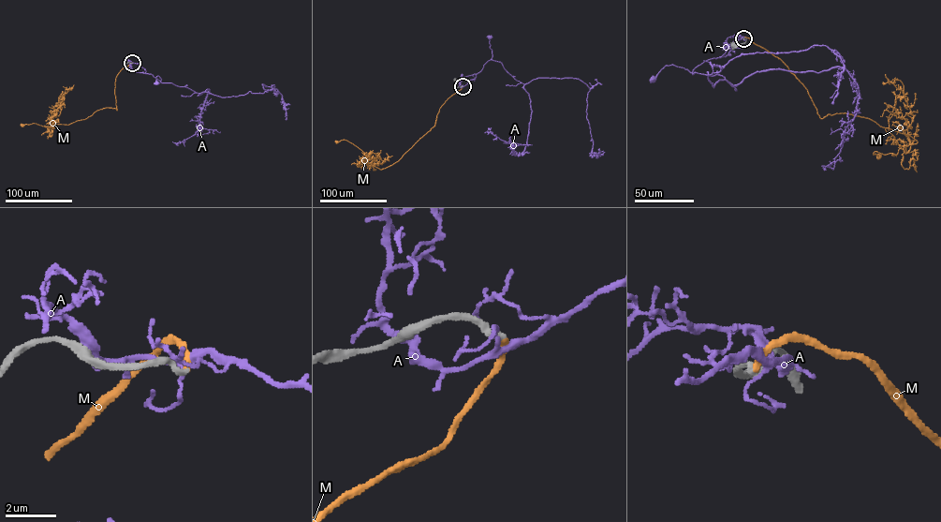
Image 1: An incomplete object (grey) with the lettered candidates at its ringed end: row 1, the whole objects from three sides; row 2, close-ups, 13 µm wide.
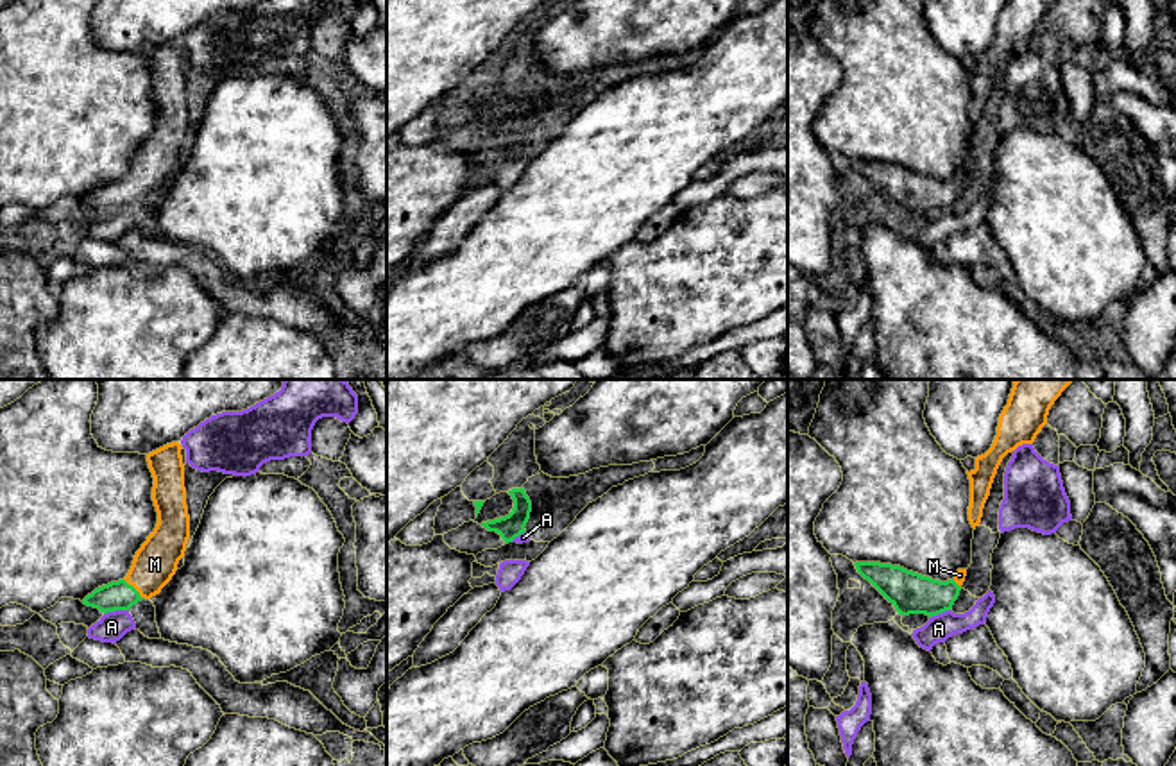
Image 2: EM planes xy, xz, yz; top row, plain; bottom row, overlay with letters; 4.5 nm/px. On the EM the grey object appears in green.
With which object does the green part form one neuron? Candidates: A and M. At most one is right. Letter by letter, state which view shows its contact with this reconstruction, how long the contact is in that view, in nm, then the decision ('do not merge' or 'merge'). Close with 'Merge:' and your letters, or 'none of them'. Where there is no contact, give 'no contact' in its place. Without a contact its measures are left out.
A: xy | 110 nm | do not merge
M: xy | 140 nm | merge
Merge: M

